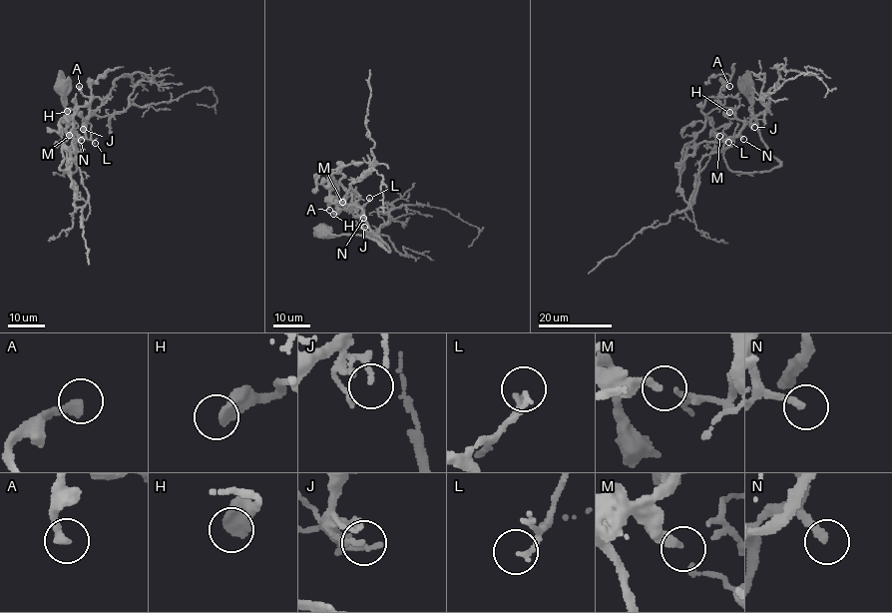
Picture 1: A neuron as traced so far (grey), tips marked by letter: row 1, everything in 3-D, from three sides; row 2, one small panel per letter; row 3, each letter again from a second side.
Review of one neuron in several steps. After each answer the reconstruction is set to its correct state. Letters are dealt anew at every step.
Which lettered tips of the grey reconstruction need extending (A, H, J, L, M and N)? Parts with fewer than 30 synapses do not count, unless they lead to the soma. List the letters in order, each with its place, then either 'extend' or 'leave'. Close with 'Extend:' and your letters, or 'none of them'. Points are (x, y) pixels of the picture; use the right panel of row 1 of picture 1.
A: place (729, 86); extend
H: place (729, 112); leave
J: place (754, 127); leave
L: place (728, 142); leave
M: place (719, 136); leave
N: place (743, 139); extend
Extend: A, N

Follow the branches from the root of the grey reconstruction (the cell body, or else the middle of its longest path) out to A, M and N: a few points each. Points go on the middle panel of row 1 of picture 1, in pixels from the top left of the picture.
A: (323, 231), (389, 251), (360, 208), (337, 206), (329, 194), (335, 181), (329, 210)
M: (323, 231), (389, 251), (361, 209), (342, 202)
N: (323, 231), (334, 236), (366, 236), (389, 251), (370, 230), (361, 209), (353, 205), (363, 218)

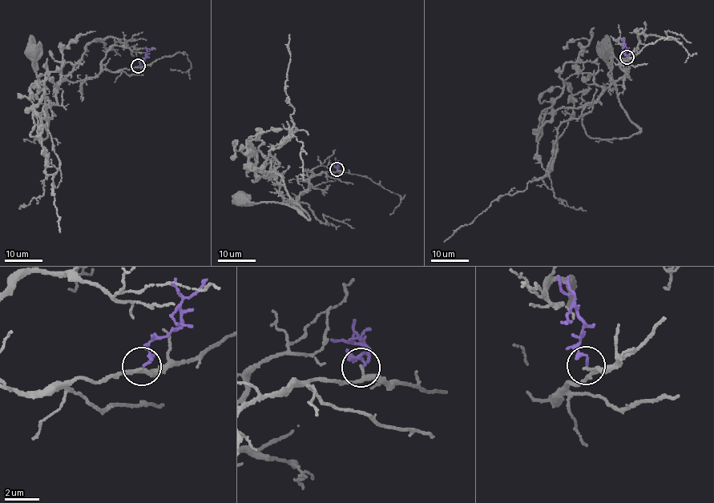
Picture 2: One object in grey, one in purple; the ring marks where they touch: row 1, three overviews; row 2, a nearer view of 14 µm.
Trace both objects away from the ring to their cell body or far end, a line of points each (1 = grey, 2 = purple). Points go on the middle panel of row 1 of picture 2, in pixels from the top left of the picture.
1: (336, 169), (314, 174), (293, 202), (284, 201), (284, 179), (272, 172), (307, 219), (283, 203), (241, 198)
2: (337, 169), (335, 166), (338, 164), (335, 163), (335, 157)

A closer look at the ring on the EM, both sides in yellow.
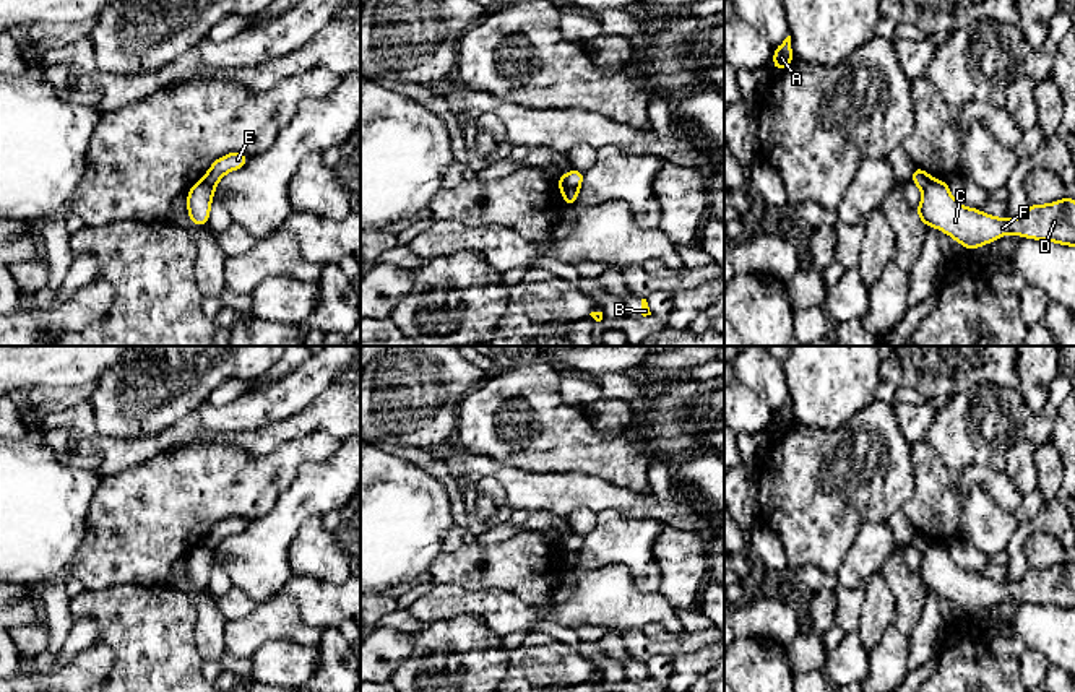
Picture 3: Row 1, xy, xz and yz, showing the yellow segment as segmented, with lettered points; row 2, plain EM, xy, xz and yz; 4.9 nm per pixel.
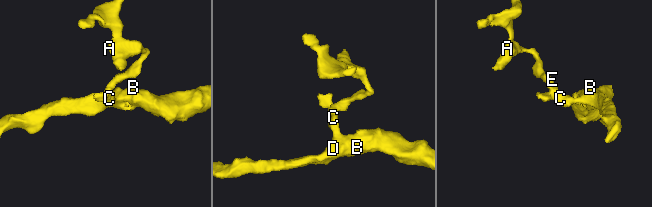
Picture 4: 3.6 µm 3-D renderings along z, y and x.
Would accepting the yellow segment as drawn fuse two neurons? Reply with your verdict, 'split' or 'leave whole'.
split

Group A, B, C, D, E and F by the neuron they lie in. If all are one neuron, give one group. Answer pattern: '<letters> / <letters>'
A E / B C D F

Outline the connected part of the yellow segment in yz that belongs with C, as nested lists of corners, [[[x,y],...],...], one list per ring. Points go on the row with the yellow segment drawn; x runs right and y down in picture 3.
[[[932,179],[922,188],[922,201],[914,211],[927,227],[939,227],[971,252],[1007,234],[1075,247],[1075,200],[1070,197],[1049,205],[1030,205],[1017,219],[994,218],[978,208],[961,206],[947,180]]]

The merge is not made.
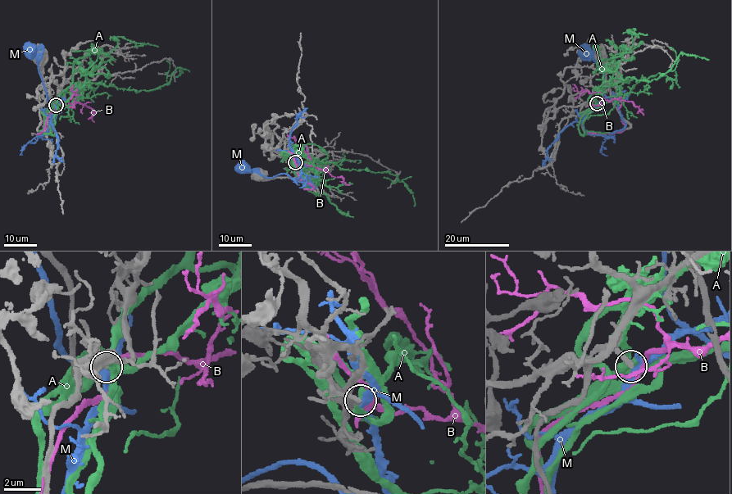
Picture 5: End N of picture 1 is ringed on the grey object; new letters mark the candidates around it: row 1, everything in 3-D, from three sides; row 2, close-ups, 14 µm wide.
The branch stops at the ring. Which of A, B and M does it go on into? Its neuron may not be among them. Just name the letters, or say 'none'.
none

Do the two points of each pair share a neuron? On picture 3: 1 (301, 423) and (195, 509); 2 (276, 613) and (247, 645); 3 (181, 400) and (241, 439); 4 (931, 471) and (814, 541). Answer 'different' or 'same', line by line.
1: different
2: same
3: different
4: different

